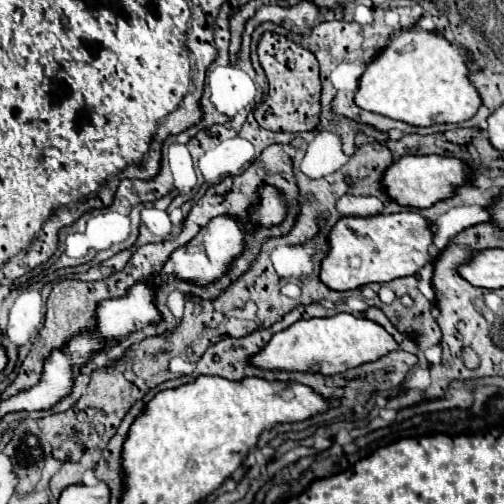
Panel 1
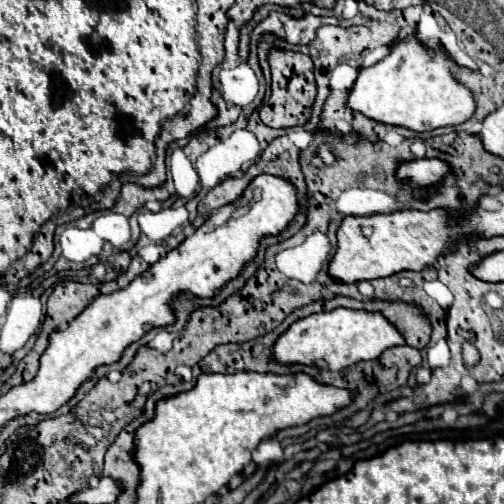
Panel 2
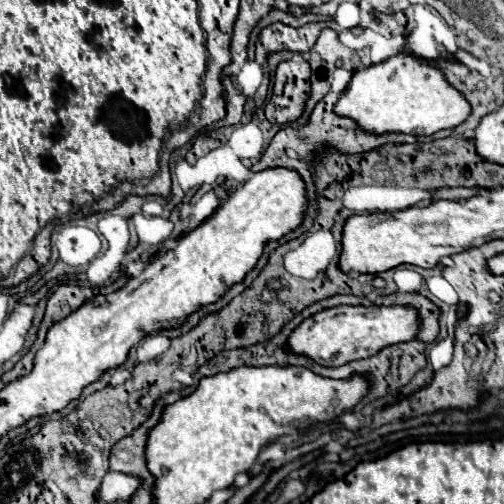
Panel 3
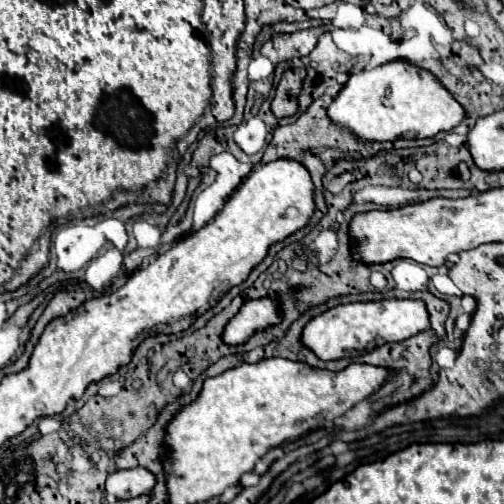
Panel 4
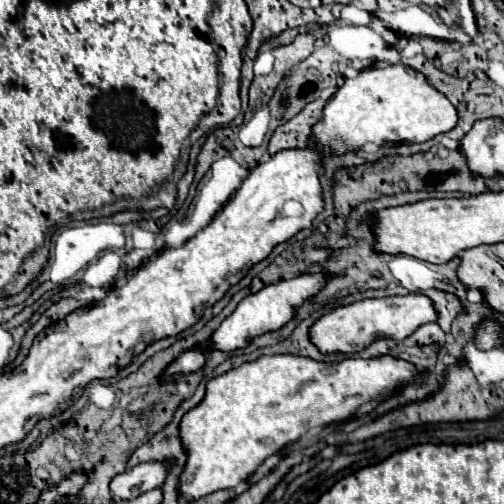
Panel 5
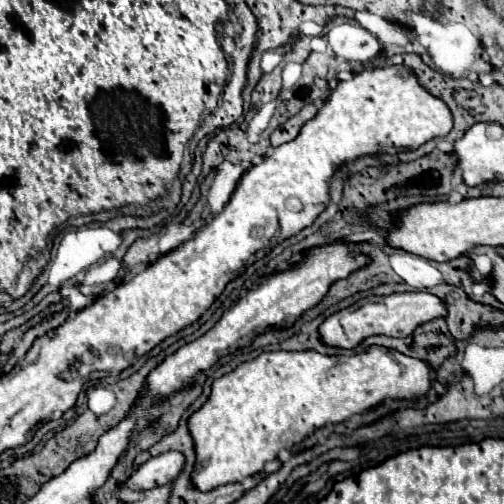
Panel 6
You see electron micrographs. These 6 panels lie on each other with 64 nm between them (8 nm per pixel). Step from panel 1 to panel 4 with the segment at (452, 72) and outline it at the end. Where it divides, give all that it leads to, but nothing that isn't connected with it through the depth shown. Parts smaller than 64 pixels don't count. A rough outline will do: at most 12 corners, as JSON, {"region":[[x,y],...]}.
{"region":[[424,68],[352,74],[328,116],[362,140],[432,138],[464,106]]}

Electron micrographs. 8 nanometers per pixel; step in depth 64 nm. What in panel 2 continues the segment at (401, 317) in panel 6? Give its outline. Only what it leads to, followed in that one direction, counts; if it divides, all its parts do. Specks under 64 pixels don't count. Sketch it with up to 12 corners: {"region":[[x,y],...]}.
{"region":[[336,308],[294,322],[278,364],[340,372],[404,338],[380,314]]}

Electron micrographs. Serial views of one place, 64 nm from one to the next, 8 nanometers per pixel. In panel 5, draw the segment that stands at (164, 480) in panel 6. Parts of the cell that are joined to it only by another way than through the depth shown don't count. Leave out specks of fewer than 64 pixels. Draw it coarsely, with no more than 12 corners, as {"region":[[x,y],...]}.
{"region":[[162,462],[138,464],[116,474],[110,492],[116,498],[136,498],[162,486]]}

